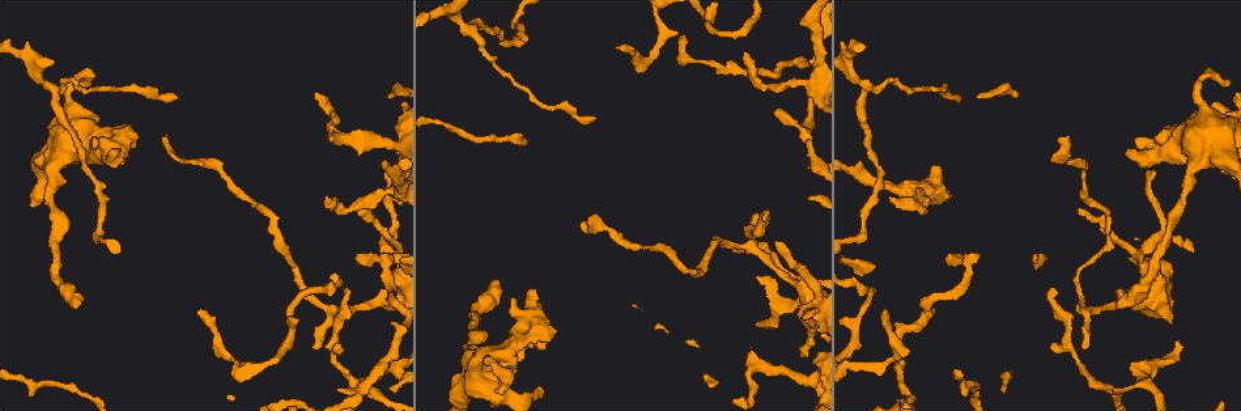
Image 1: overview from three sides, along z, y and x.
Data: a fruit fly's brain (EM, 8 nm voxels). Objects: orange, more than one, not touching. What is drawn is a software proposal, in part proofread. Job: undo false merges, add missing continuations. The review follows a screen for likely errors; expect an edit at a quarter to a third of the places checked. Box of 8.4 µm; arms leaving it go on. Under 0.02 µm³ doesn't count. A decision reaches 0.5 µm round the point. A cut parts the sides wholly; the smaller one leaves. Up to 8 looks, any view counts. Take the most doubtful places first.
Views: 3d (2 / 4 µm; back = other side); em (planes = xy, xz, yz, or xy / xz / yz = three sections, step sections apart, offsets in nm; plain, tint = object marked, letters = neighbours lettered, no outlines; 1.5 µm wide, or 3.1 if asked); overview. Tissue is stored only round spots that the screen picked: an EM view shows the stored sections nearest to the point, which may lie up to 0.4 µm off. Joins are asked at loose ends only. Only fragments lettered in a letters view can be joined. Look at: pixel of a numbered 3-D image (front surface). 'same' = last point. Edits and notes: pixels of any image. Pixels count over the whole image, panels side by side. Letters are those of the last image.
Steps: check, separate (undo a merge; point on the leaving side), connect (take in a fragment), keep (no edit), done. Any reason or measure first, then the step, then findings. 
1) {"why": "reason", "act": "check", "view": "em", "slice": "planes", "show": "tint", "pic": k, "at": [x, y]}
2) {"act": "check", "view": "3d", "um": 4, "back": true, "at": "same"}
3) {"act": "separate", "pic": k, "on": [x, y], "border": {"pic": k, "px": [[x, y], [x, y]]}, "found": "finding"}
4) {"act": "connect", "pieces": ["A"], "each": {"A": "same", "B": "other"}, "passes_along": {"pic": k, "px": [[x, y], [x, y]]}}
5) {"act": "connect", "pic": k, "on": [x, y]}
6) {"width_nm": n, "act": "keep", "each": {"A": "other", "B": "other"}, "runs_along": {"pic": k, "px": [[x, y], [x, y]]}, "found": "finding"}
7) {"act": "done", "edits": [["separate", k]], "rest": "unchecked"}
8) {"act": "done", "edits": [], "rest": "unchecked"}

{"act": "check", "view": "em", "slice": "planes", "show": "tint", "pic": 1, "at": [495, 280]}

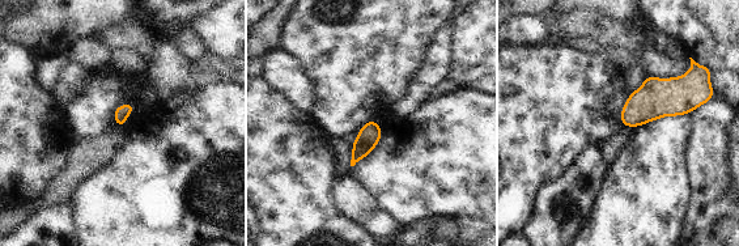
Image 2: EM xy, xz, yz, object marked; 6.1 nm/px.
{"act": "check", "view": "em", "slice": "planes", "show": "letters", "at": "same"}

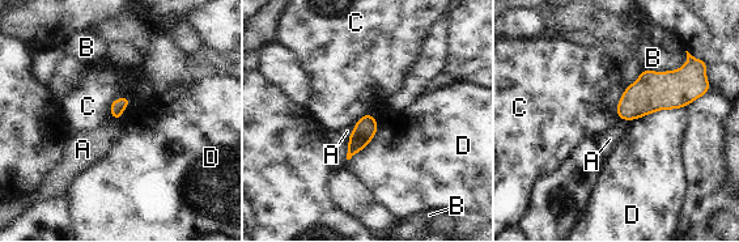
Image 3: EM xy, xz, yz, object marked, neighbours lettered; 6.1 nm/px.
{"act": "keep", "each": {"A": "other", "B": "other", "C": "other", "D": "other"}, "border": {"pic": 3, "px": [[130, 97], [110, 103], [114, 120]]}, "found": "none of them fits"}

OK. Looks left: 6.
{"why": "an open end", "act": "check", "view": "3d", "um": 2, "back": true, "pic": 1, "at": [343, 292]}

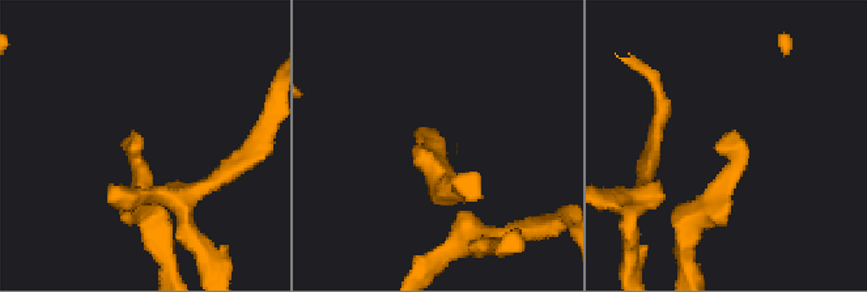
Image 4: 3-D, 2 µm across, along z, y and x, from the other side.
{"why": "need the tissue", "act": "check", "view": "em", "slice": "planes", "show": "letters", "pic": 4, "at": [718, 144]}

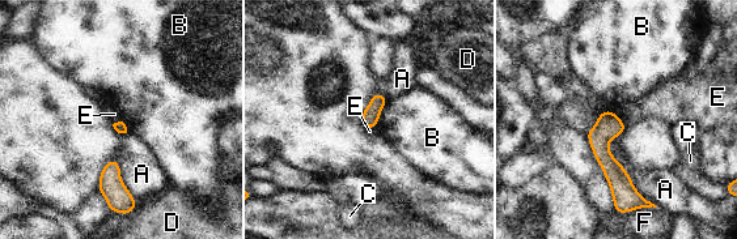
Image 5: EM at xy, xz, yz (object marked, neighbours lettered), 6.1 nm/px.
{"longest_contact_nm": ["A", 500], "act": "keep", "each": {"A": "other", "B": "other", "C": "other", "D": "other", "E": "other", "F": "other"}, "found": "no lettered fragment goes on from it"}

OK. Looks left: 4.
{"why": "stops while still wide", "act": "check", "view": "3d", "um": 4, "pic": 1, "at": [533, 290]}

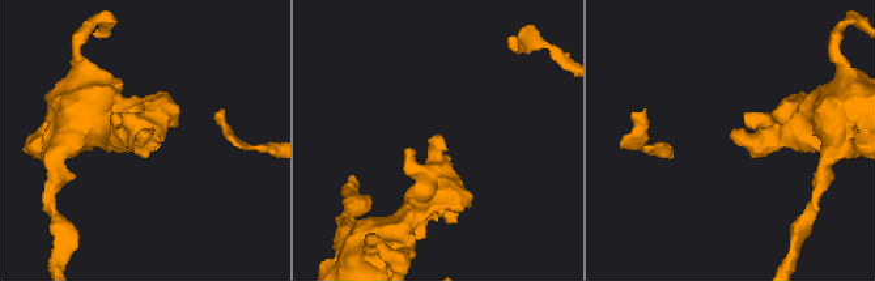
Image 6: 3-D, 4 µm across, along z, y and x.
{"act": "check", "view": "em", "slice": "xz", "step": 4, "show": "letters", "pic": 6, "at": [147, 135]}

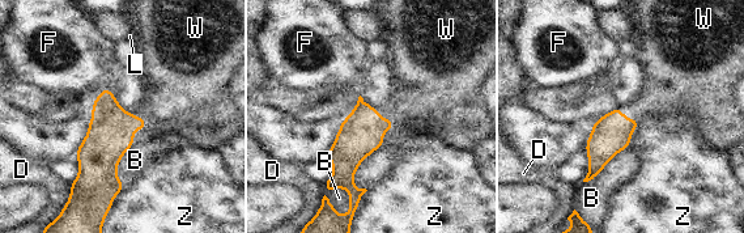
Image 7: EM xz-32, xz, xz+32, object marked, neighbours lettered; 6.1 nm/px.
{"why": "cut it another way", "act": "check", "view": "em", "slice": "planes", "show": "letters", "at": "same"}

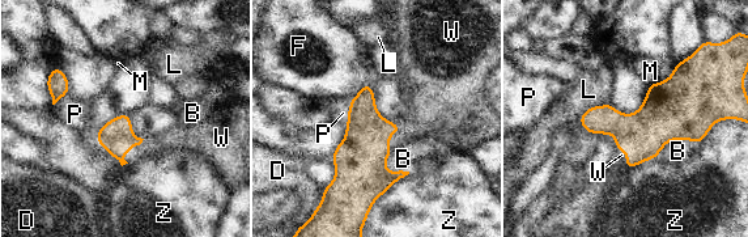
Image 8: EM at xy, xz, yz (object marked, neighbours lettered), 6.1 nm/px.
{"act": "connect", "pieces": ["W"], "each": {"B": "other", "D": "other", "F": "other", "L": "other", "M": "other", "P": "other", "W": "same", "Z": "other"}, "passes_along": {"pic": 8, "px": [[117, 138], [130, 148], [169, 140]]}, "found": "it goes on there"}

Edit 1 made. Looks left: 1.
{"act": "done", "edits": [["connect", 8]], "rest": "unchecked"}

